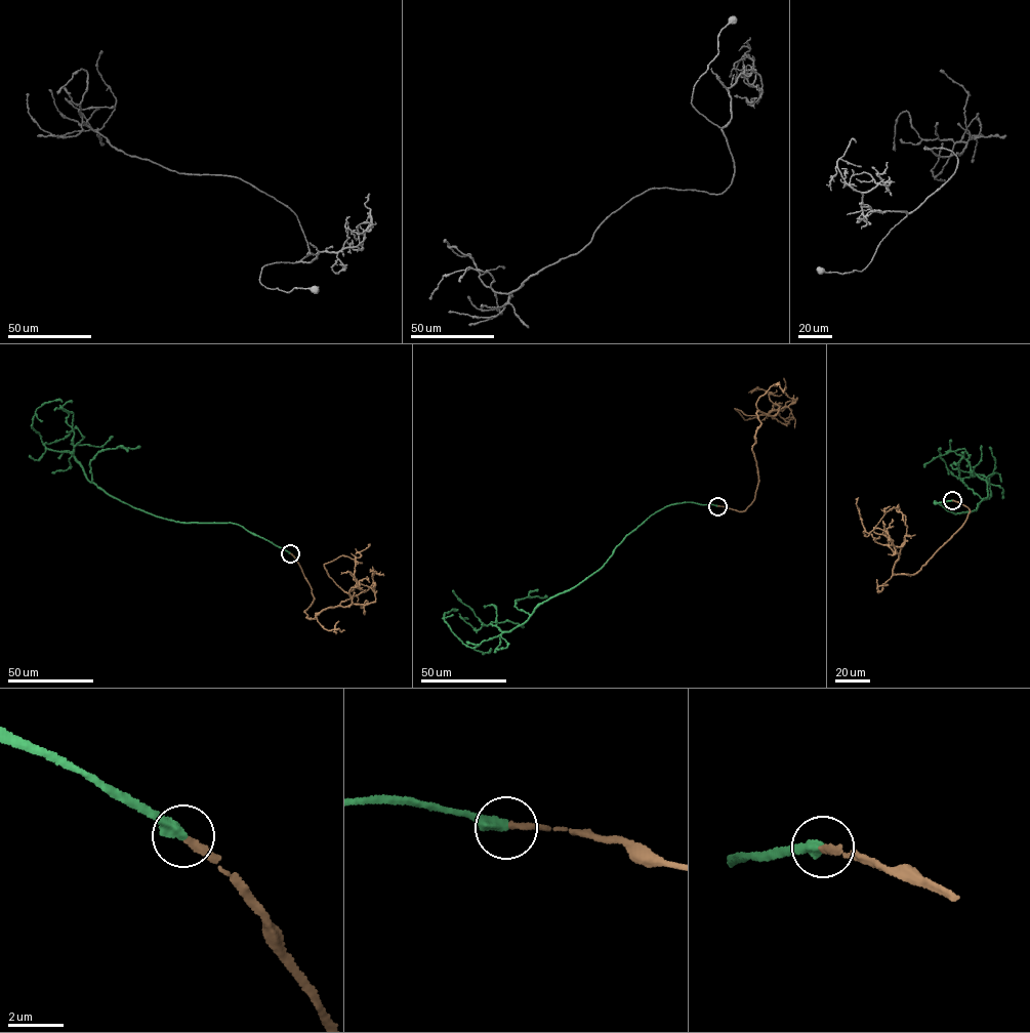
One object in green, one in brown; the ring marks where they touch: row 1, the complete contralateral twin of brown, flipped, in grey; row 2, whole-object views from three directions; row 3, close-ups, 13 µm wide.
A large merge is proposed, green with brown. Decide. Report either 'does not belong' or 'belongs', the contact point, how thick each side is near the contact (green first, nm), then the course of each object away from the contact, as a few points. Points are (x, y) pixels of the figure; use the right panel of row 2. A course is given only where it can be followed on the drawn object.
belongs; at (952, 500); 440 nm thick on the green side, 240 nm on the other; green runs (952, 500), (934, 502), (970, 512), (986, 497), (989, 481), (955, 476), (940, 449); brown runs (952, 500), (969, 508), (965, 522), (909, 575), (893, 573), (900, 554), (893, 540), (873, 530), (890, 506)

